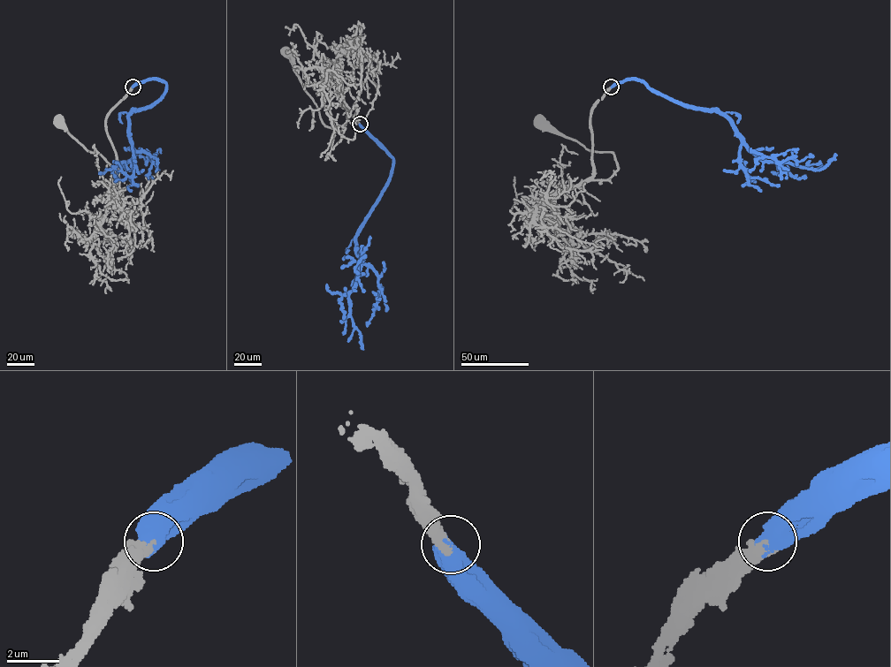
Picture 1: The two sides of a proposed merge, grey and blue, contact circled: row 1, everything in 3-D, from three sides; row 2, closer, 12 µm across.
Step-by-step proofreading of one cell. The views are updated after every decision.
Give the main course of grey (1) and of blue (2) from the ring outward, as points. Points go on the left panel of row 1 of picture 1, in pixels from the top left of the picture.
1: (133, 87), (105, 121), (106, 132), (117, 161), (117, 180), (119, 180), (101, 155), (88, 151), (58, 119)
2: (133, 87), (165, 84), (154, 104), (129, 116), (133, 151), (125, 168), (133, 168), (135, 153)

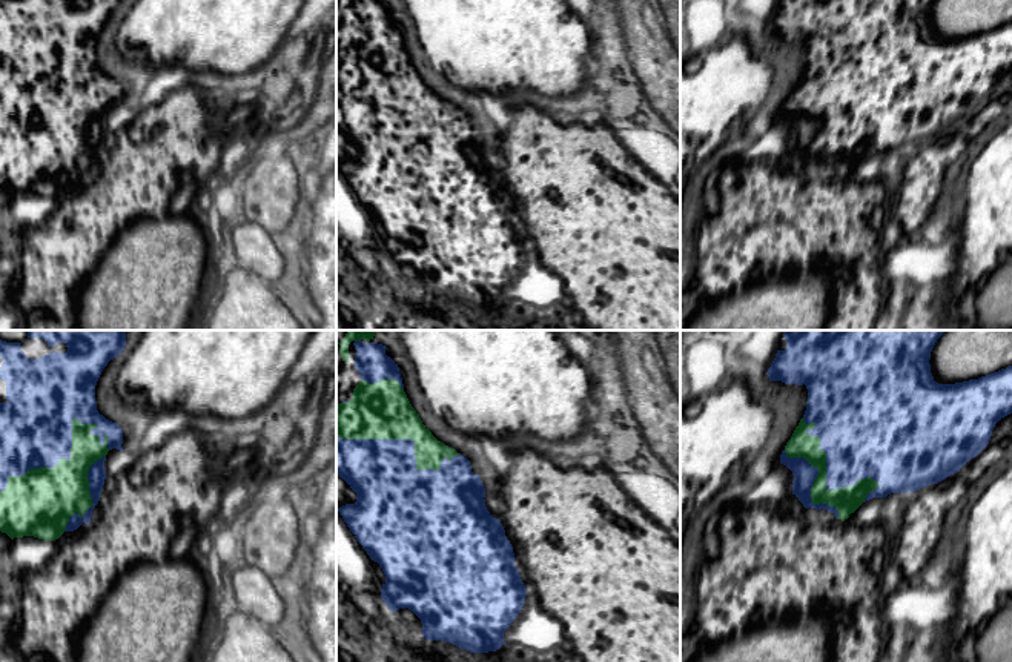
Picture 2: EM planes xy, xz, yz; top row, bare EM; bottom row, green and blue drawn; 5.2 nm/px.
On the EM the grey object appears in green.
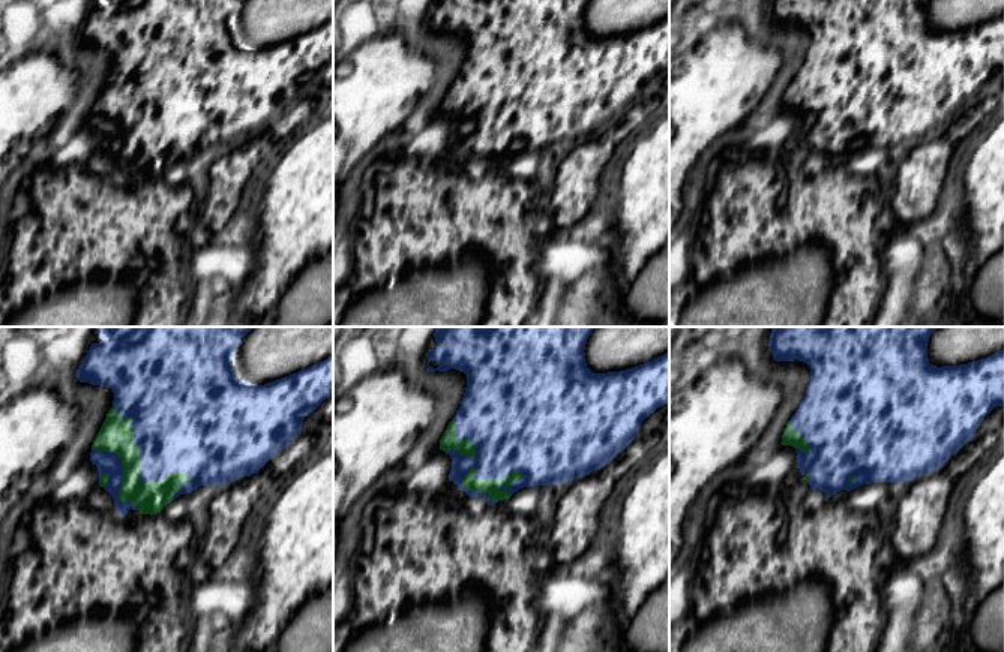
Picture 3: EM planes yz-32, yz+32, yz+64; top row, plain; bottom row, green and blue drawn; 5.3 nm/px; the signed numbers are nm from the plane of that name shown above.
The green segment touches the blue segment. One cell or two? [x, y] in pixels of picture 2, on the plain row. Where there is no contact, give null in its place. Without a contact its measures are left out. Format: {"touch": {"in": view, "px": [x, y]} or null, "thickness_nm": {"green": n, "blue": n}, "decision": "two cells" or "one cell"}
{"touch": {"in": "xy", "px": [71, 106]}, "thickness_nm": {"green": 280, "blue": 380}, "decision": "one cell"}

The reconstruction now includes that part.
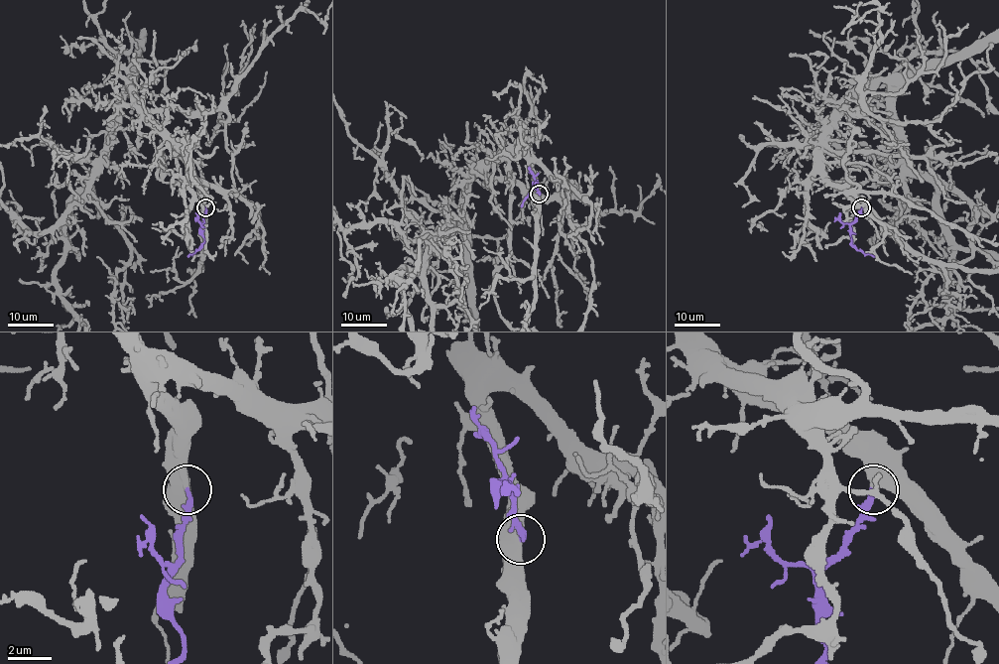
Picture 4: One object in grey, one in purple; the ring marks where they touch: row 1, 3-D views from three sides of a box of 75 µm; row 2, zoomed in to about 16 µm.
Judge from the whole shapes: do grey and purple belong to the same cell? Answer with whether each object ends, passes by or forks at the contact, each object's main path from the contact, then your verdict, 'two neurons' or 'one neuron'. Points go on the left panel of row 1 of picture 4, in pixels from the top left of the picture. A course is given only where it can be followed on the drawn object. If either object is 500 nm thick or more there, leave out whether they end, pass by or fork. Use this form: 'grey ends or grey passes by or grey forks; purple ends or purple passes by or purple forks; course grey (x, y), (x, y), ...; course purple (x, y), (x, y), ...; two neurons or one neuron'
course purple (205, 207), (200, 233), (203, 242), (187, 256); one neuron

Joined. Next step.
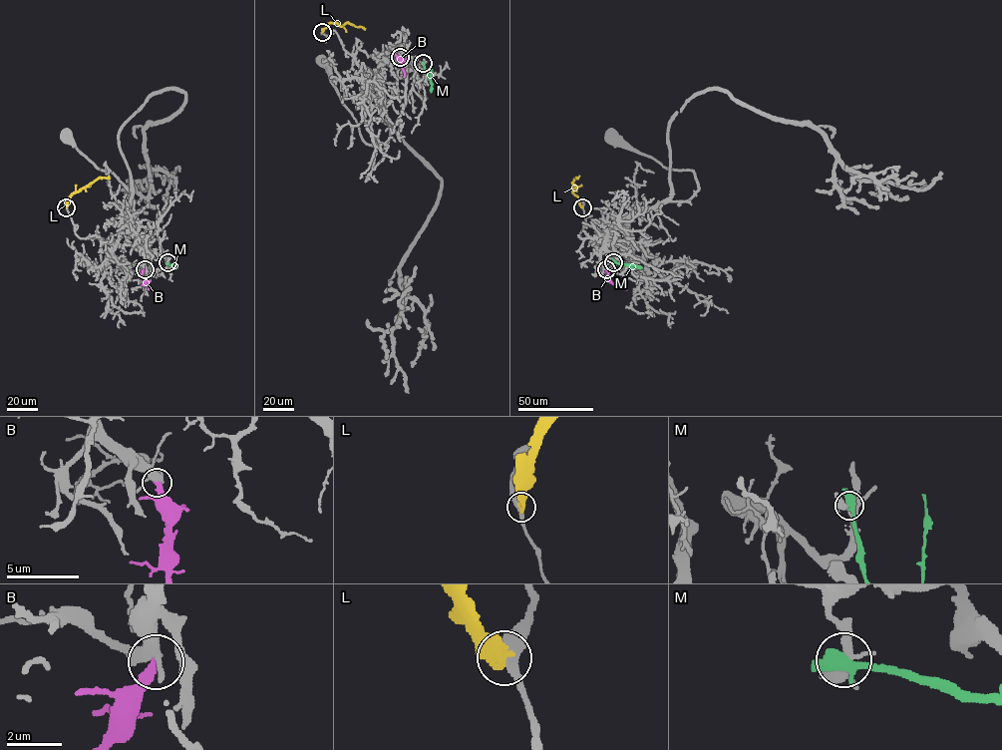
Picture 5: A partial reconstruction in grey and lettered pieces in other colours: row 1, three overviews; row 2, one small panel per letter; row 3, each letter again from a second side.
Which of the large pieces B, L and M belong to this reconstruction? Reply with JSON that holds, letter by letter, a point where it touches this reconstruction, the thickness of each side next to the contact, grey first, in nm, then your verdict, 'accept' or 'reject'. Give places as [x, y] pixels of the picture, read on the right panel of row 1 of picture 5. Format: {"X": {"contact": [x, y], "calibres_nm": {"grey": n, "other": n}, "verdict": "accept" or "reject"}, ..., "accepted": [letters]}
{"B": {"contact": [606, 269], "calibres_nm": {"grey": 360, "other": 380}, "verdict": "accept"}, "L": {"contact": [582, 207], "calibres_nm": {"grey": 400, "other": 480}, "verdict": "reject"}, "M": {"contact": [613, 262], "calibres_nm": {"grey": 360, "other": 440}, "verdict": "reject"}, "accepted": ["B"]}

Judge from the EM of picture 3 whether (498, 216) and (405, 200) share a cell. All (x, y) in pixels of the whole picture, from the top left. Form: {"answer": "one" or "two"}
{"answer": "one"}

